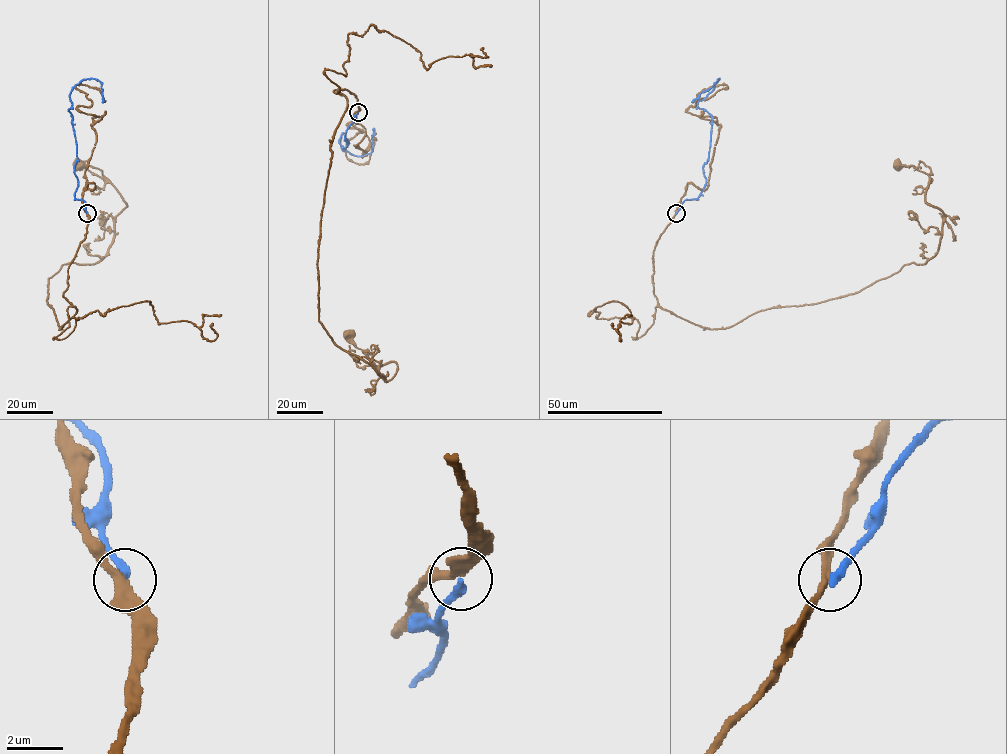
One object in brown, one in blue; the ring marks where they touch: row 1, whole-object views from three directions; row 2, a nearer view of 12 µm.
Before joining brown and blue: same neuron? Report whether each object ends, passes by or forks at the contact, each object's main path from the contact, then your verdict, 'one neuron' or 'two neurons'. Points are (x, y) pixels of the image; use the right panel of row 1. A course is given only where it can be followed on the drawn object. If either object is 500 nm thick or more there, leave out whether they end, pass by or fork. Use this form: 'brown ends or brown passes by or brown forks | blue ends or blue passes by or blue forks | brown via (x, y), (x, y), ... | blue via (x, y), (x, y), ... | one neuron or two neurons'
brown passes by | blue ends | brown via (676, 213), (653, 250), (657, 304), (728, 328), (936, 254), (930, 178), (897, 164) | blue via (676, 213), (704, 186), (711, 116), (697, 103), (720, 79), (691, 102) | two neurons

